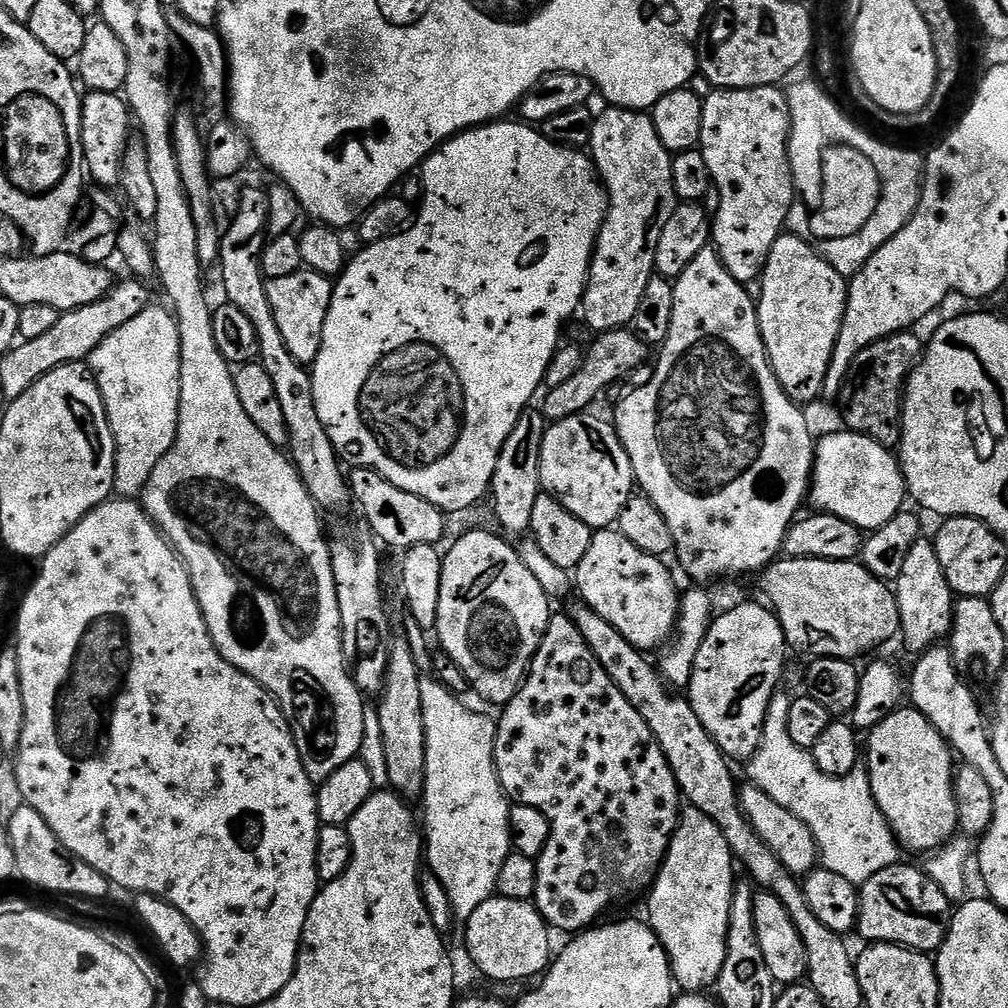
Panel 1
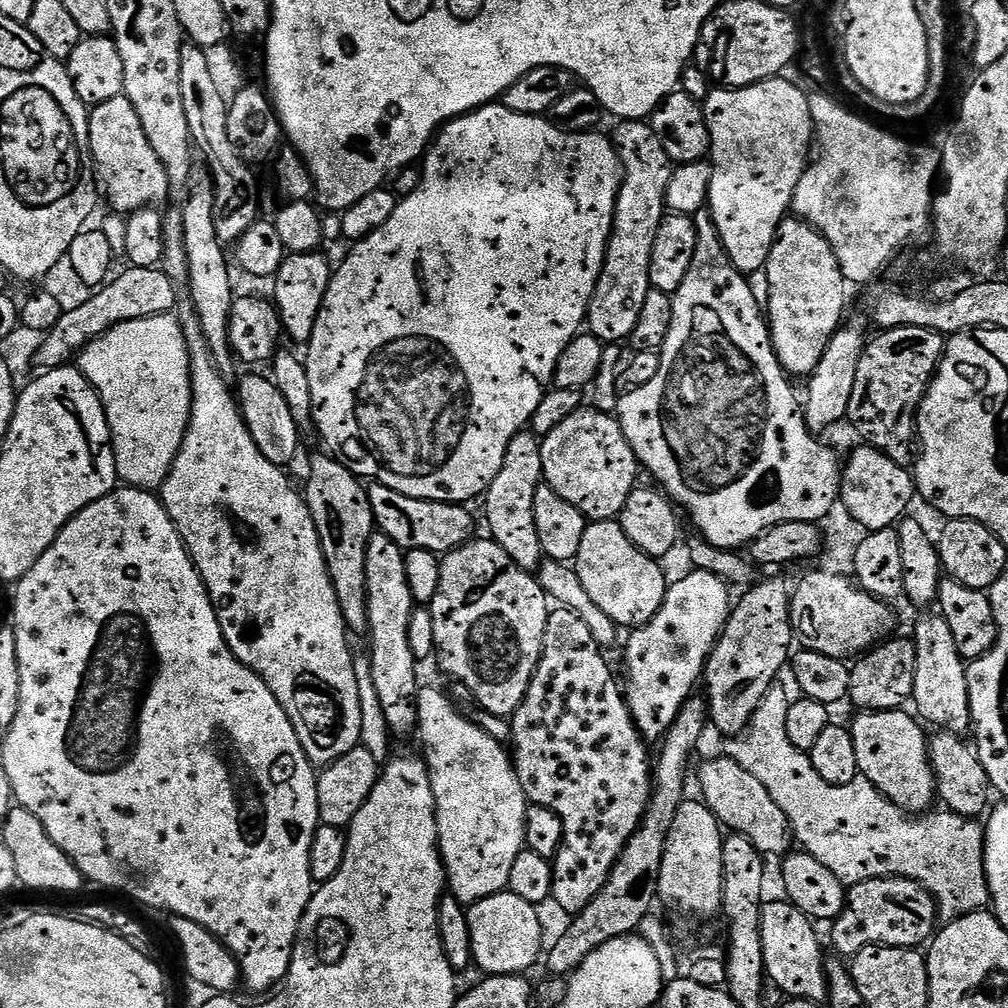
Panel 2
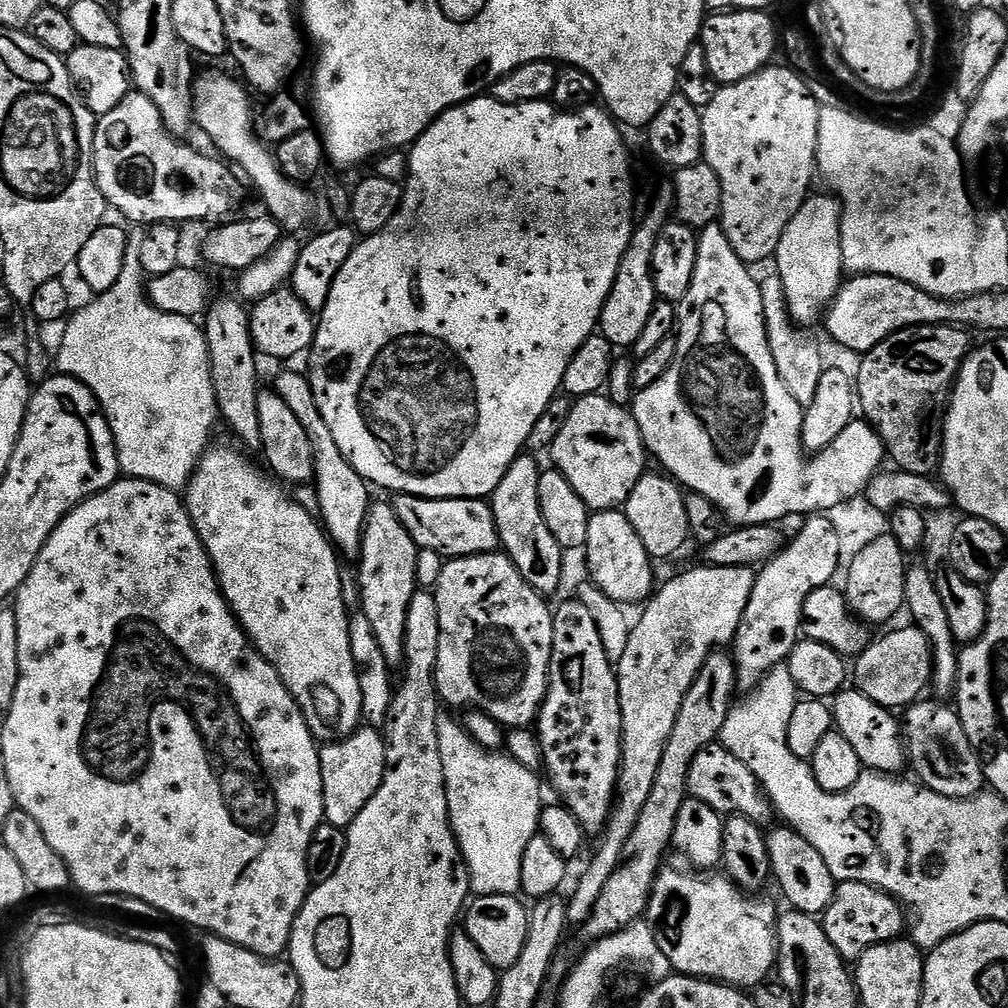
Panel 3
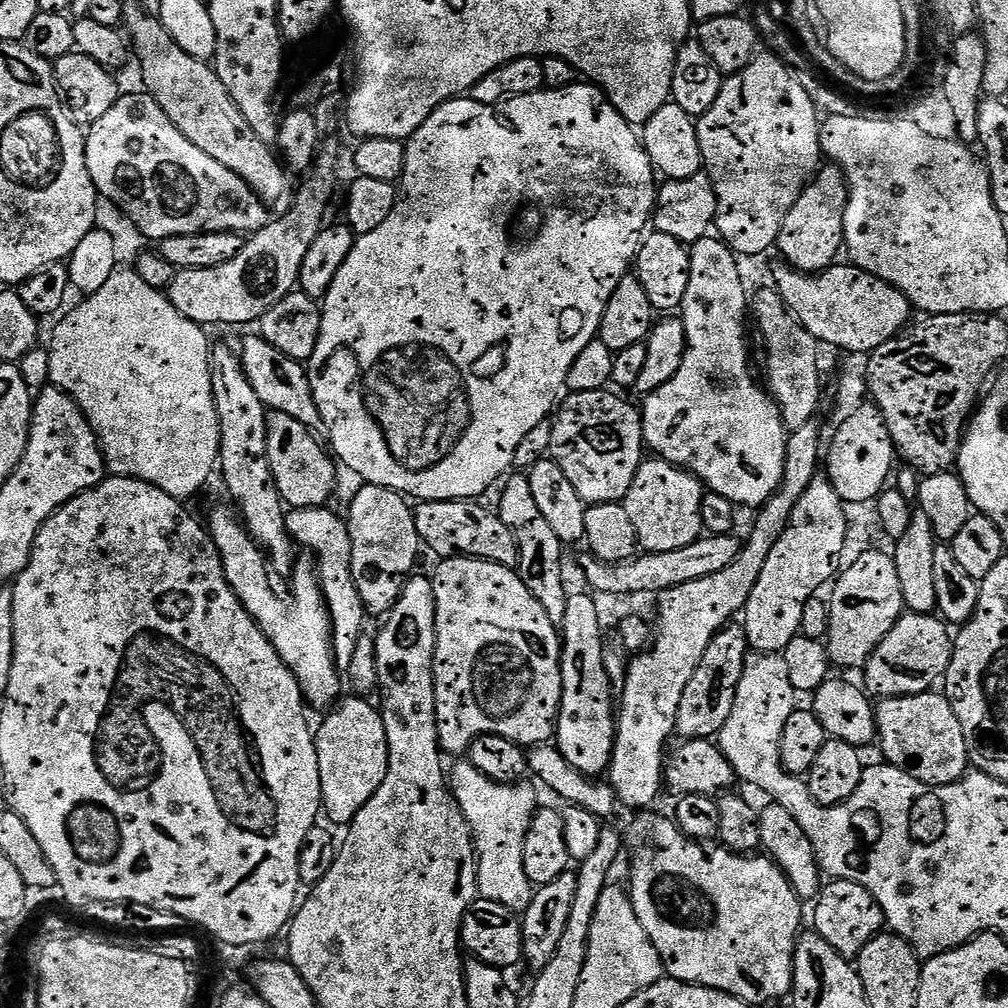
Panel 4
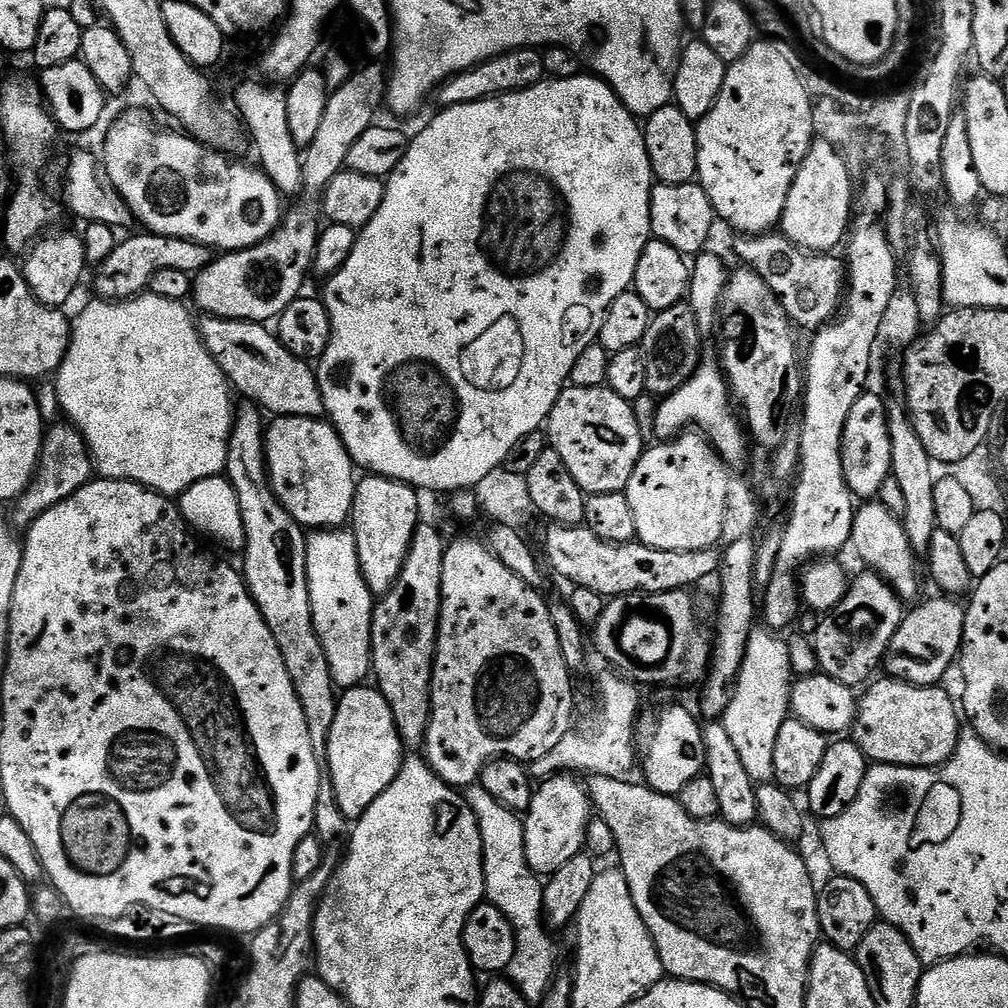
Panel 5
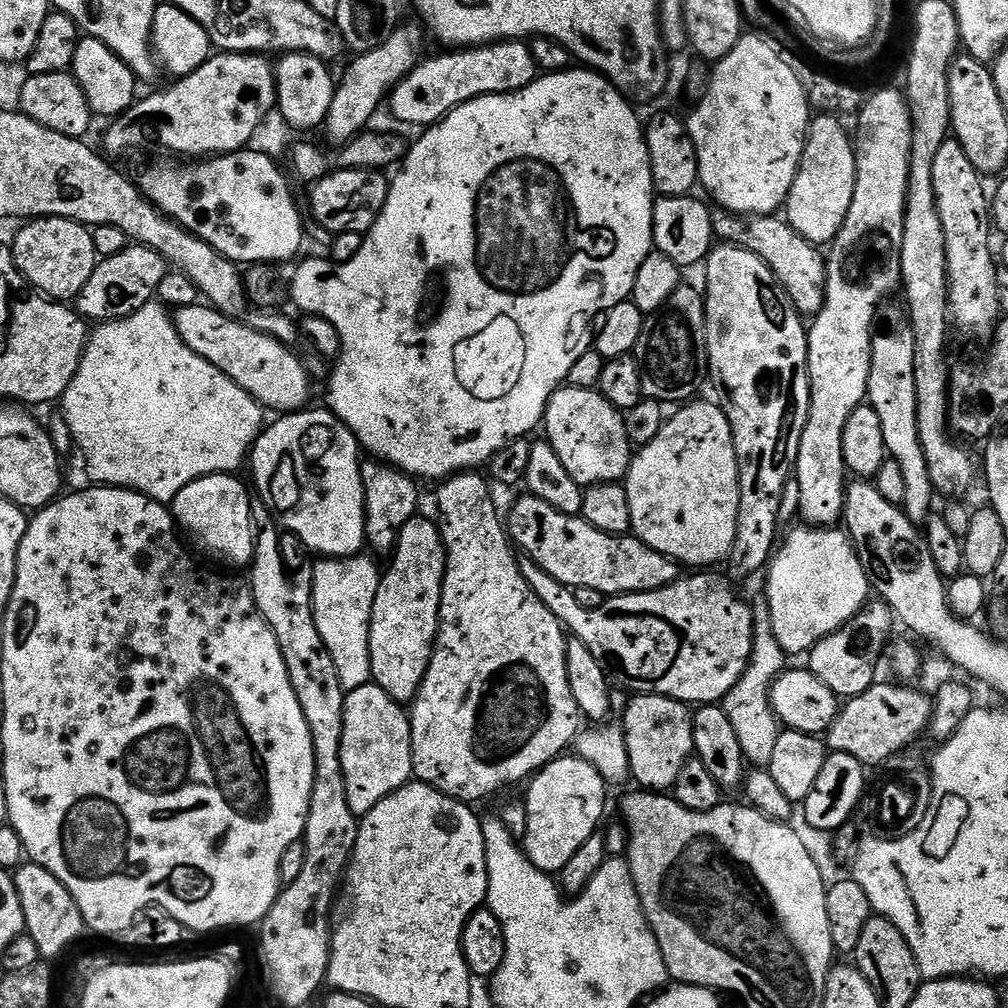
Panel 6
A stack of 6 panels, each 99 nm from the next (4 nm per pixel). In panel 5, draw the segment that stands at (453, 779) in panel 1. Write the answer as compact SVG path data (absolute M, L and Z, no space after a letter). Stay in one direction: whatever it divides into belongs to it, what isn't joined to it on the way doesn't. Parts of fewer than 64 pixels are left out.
M479 786L467 789L466 799L476 816L484 847L484 895L512 924L516 932L516 949L506 969L507 979L529 1000L543 1000L551 988L556 972L556 944L540 919L540 902L544 889L541 877L530 870L524 857L524 826L521 817L502 806Z

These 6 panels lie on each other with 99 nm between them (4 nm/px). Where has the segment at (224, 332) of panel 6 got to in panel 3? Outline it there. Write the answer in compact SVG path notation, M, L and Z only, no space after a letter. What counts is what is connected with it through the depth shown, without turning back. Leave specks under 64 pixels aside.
M303 371L282 373L274 384L274 390L280 395L282 402L290 406L294 418L302 422L302 430L306 430L306 438L310 438L310 450L314 462L312 474L320 507L318 519L337 553L345 561L355 561L360 555L364 523L370 507L370 499L368 500L370 485L360 477L358 470L354 470L354 466L350 466L350 462L346 462L342 450L338 450L338 442L334 442L334 434L330 434L330 426L326 426L326 418L322 418L322 410L318 410L312 384Z

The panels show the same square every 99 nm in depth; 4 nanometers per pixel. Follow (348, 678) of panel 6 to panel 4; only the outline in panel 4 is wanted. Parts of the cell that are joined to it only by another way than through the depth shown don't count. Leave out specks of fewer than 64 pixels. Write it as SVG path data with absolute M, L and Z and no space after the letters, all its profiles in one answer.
M328 506L291 509L286 515L286 526L293 540L311 553L318 565L320 588L324 592L324 600L328 604L328 613L332 619L332 653L336 655L337 668L347 670L359 638L366 631L366 613L362 598L358 594L358 586L354 586L348 521L341 513L339 516L330 509Z

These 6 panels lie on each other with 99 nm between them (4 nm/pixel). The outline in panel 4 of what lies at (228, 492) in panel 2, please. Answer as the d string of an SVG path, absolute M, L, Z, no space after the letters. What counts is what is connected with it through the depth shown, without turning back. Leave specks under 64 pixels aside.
M231 507L228 508L214 509L212 524L210 523L212 541L222 558L226 582L230 582L242 606L252 615L252 621L272 643L284 665L294 674L305 701L311 707L313 704L316 708L324 708L323 710L331 709L341 699L342 672L336 666L336 655L332 653L332 619L324 600L324 592L320 588L320 574L313 557L304 554L297 559L290 577L292 600L283 600L272 589L270 565L260 551L259 544L244 527L239 515Z

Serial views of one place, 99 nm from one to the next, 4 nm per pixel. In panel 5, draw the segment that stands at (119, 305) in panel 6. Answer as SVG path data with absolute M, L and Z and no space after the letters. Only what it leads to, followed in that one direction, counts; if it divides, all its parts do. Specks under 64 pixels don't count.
M143 235L132 236L129 240L121 239L116 249L95 269L95 295L99 299L113 302L131 300L133 296L141 295L147 289L148 280L154 274L158 274L158 270L178 270L195 274L214 259L213 249L207 248L205 244L173 236Z

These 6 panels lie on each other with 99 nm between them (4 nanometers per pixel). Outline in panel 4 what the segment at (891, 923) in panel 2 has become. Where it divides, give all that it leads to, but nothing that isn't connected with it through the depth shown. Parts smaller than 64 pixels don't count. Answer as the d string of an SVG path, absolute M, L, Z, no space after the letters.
M829 879L821 887L814 907L816 909L813 912L811 909L810 920L816 923L813 924L815 932L826 942L830 942L830 946L834 946L834 950L838 950L838 954L845 956L849 962L855 961L861 950L886 928L882 906L878 906L874 894L870 894L870 890L866 890L866 886L858 882Z

